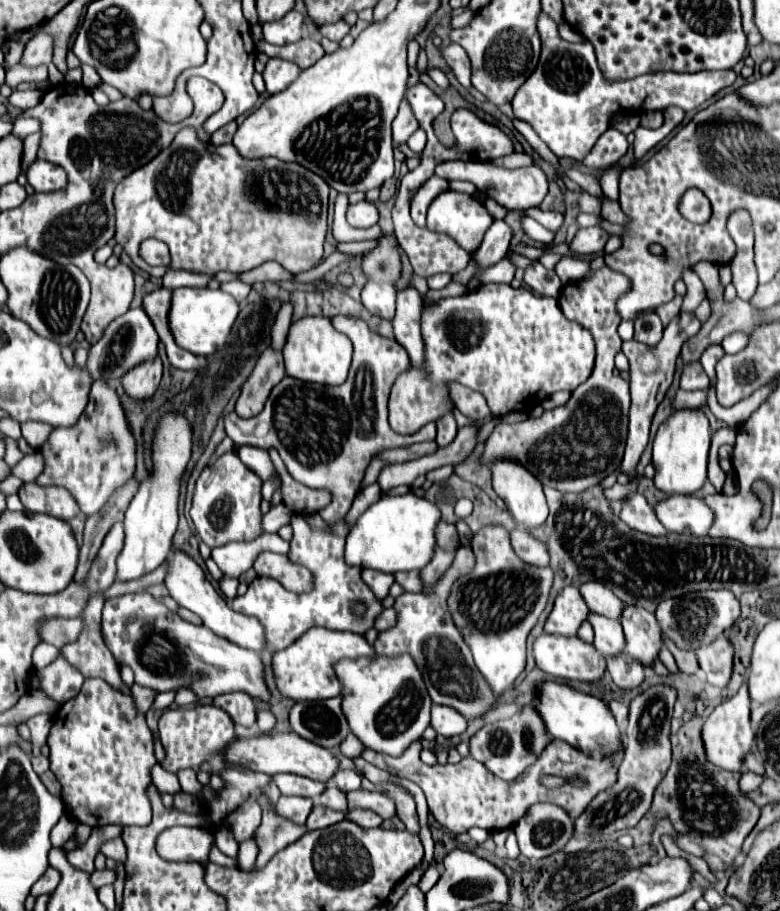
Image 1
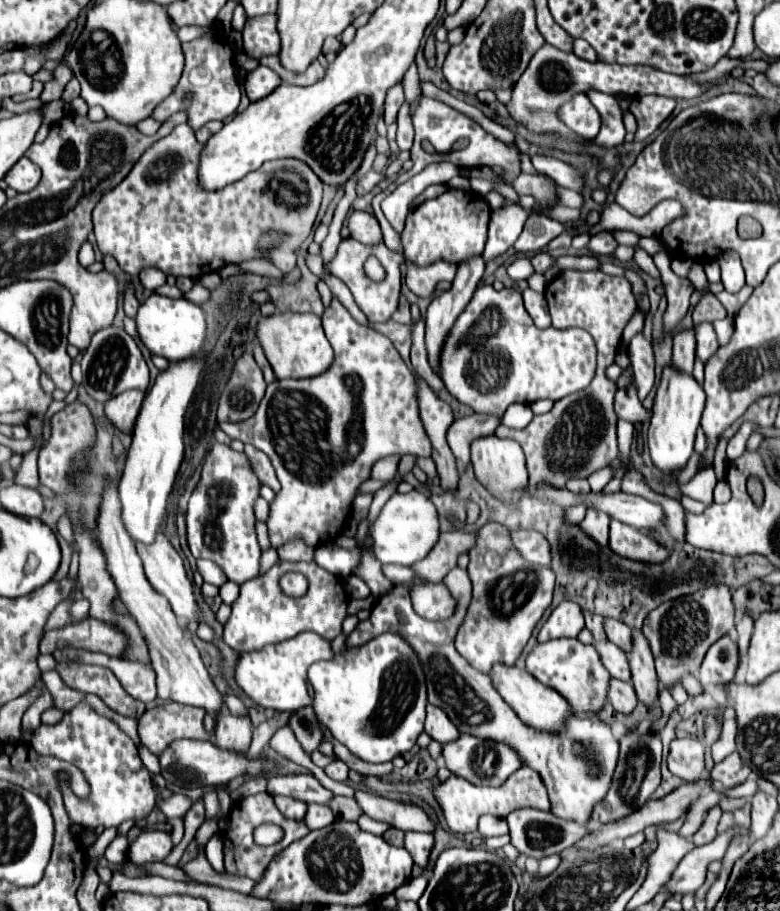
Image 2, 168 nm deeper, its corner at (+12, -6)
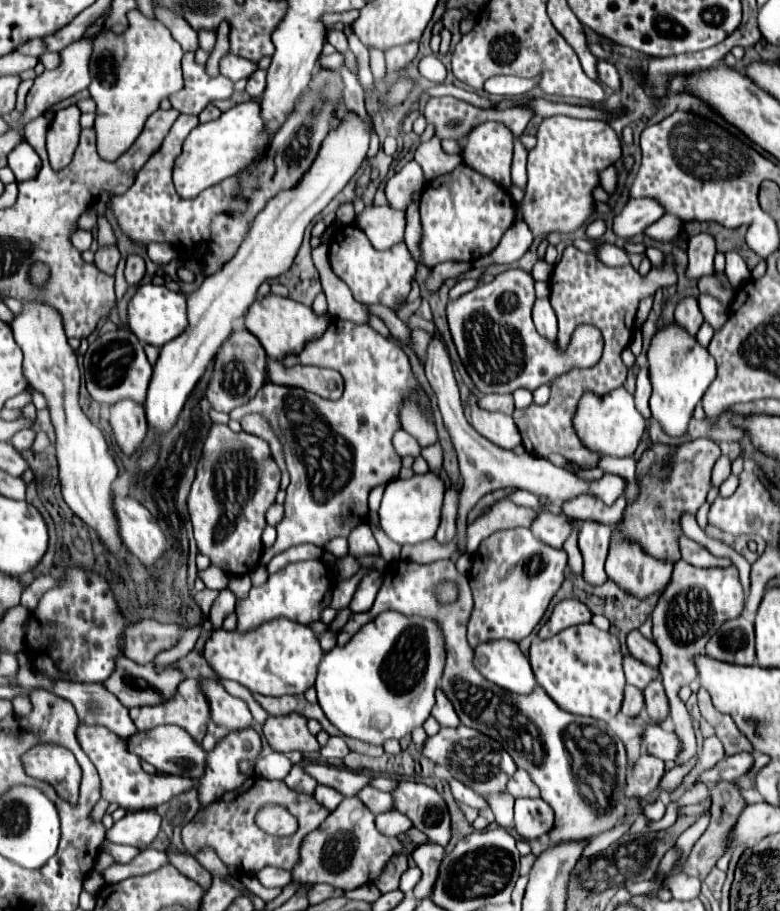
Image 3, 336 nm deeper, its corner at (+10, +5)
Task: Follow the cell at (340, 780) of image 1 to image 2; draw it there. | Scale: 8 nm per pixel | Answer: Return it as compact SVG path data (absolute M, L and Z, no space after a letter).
M342 760L328 764L328 766L324 768L324 772L326 772L332 780L336 780L336 782L348 782L348 766L346 766Z

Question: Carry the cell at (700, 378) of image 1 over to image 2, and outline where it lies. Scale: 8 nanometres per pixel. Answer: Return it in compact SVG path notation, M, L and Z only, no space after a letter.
M692 328L686 332L678 332L674 336L674 356L672 356L672 366L680 372L692 374L692 366L694 366L694 348L696 348L696 340L694 340L694 332Z

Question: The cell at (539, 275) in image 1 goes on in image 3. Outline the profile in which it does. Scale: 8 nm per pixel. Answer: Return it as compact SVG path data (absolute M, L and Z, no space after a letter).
M538 299L534 303L534 325L538 329L538 333L542 337L546 337L548 341L556 341L556 331L558 331L558 325L556 325L556 313L554 309L550 307L548 299Z

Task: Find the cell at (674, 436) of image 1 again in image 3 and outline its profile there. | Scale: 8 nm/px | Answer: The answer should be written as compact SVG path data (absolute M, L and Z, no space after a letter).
M672 321L658 329L656 335L652 337L648 349L648 365L652 383L650 397L652 417L662 425L662 429L670 437L680 437L688 429L688 421L692 417L694 407L700 403L706 389L716 377L714 357L708 353L706 347L698 343L694 335L690 335L682 325L676 325L676 321Z

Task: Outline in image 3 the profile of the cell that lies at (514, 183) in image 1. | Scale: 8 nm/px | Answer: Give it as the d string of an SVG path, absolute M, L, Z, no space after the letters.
M566 115L546 117L536 133L536 147L528 153L528 185L522 199L522 221L534 237L572 233L594 213L592 191L600 185L600 171L622 157L618 133L604 121L582 121Z

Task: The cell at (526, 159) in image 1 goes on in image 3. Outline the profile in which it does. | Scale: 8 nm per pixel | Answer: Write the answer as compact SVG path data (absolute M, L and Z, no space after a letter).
M608 167L600 173L600 183L602 187L608 191L608 193L614 193L616 191L616 185L618 185L618 169L616 167Z

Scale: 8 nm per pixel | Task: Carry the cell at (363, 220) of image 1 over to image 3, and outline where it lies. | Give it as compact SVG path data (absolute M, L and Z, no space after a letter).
M372 205L358 215L356 225L368 235L376 249L390 249L392 245L404 241L406 211Z

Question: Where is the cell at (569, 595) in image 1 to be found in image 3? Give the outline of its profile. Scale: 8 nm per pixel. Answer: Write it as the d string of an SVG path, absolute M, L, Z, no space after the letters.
M564 599L554 607L548 623L542 625L542 629L538 631L538 637L540 639L554 637L560 631L564 631L566 627L580 625L580 623L590 623L590 619L592 619L592 613L584 603L580 603L576 599Z

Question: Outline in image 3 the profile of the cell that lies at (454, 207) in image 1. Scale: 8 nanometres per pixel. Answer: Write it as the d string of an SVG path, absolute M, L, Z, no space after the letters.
M460 163L450 173L438 175L424 185L420 197L422 253L424 263L434 267L444 261L474 261L488 255L504 231L516 219L516 205L506 189L482 177L482 173Z

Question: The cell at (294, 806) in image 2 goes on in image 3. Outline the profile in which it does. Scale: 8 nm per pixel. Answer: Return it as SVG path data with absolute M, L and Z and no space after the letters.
M292 765L292 771L286 775L286 785L290 785L290 789L296 789L296 791L302 791L302 793L308 793L312 795L314 789L316 789L316 781L304 771L302 765Z

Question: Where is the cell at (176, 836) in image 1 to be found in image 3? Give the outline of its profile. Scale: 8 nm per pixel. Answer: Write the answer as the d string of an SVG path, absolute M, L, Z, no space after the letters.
M154 809L128 811L124 819L116 821L110 829L106 829L106 841L146 849L156 839L158 831L160 831L160 815Z

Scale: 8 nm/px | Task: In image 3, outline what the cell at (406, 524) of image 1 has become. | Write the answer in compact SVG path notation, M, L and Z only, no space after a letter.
M424 473L424 475L414 475L410 479L394 479L384 487L384 497L380 503L380 525L384 533L400 543L400 545L414 545L422 543L426 539L432 539L436 535L438 523L440 523L440 513L442 513L442 501L444 501L446 485L444 481L434 475L434 473Z

